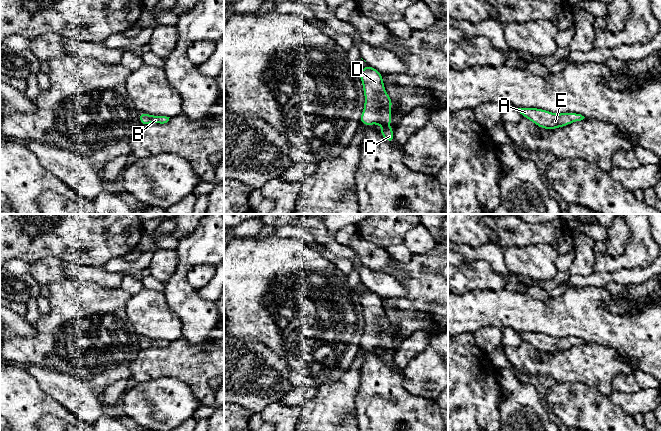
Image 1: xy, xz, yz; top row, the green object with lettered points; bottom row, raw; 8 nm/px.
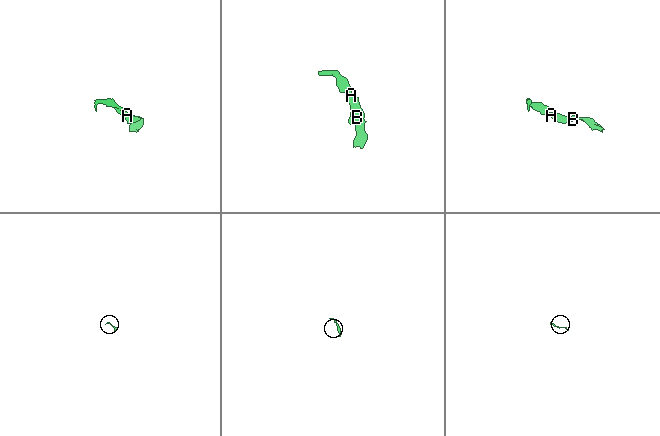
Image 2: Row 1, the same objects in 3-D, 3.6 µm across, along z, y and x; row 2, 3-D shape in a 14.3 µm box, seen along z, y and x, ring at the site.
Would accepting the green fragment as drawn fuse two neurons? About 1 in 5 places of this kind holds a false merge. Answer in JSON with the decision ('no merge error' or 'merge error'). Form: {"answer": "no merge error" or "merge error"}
{"answer": "no merge error"}

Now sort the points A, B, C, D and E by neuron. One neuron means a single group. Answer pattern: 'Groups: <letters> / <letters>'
Groups: A B C D E

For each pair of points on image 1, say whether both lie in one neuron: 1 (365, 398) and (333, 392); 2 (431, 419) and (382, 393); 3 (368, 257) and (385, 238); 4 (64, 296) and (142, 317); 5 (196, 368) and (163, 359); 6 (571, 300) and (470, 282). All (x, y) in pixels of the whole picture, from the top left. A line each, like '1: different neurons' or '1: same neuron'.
1: different neurons
2: same neuron
3: different neurons
4: different neurons
5: same neuron
6: different neurons

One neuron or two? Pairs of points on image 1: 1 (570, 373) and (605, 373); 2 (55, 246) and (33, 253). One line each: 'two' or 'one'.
1: one
2: one

